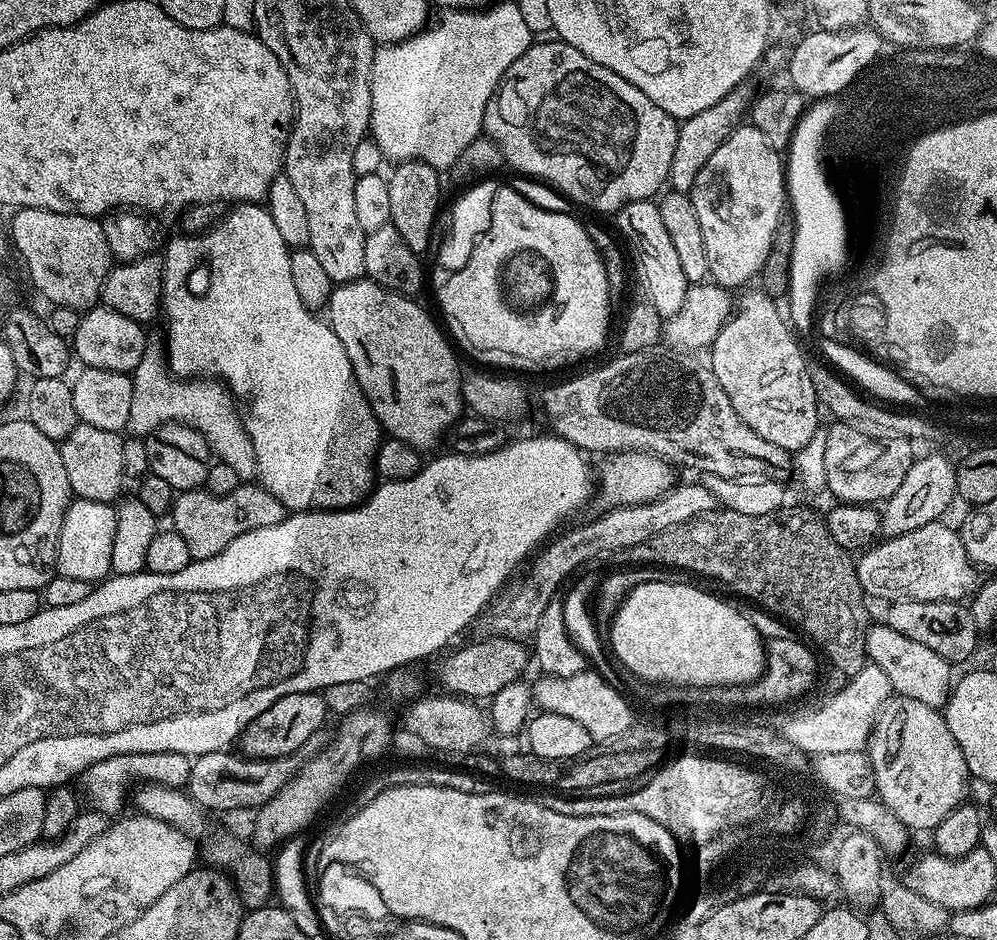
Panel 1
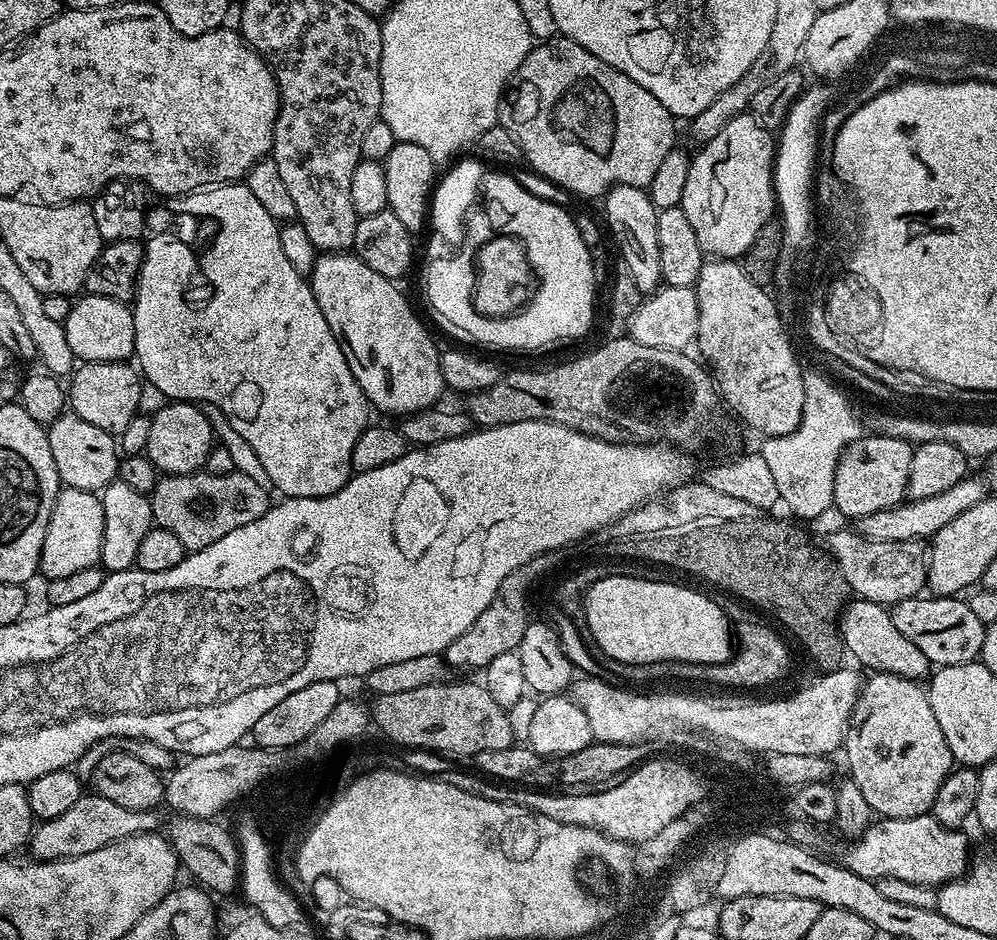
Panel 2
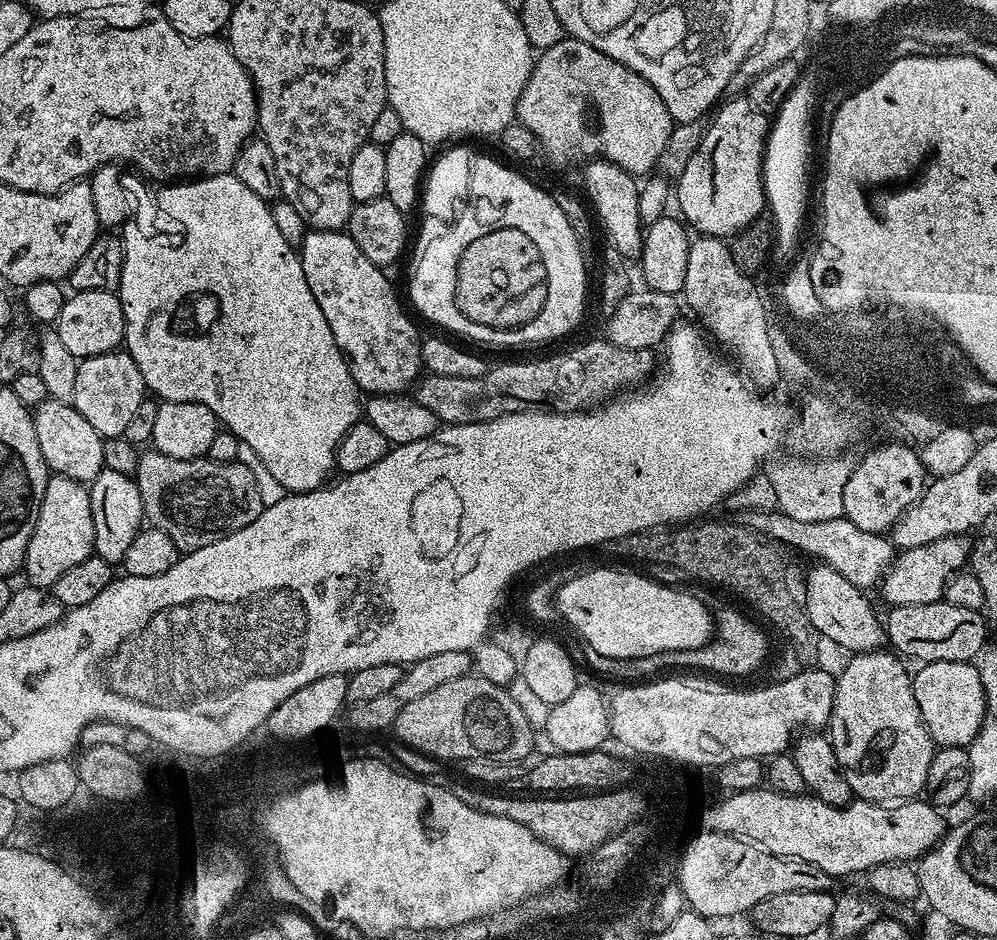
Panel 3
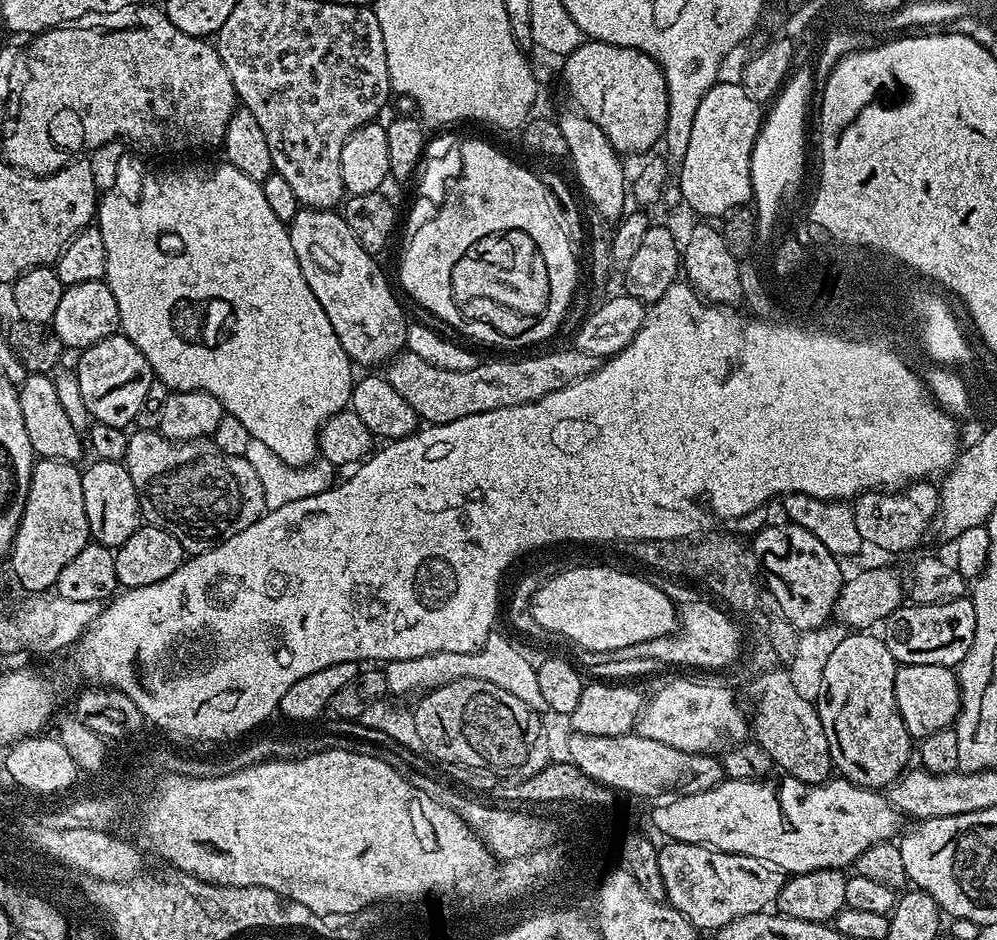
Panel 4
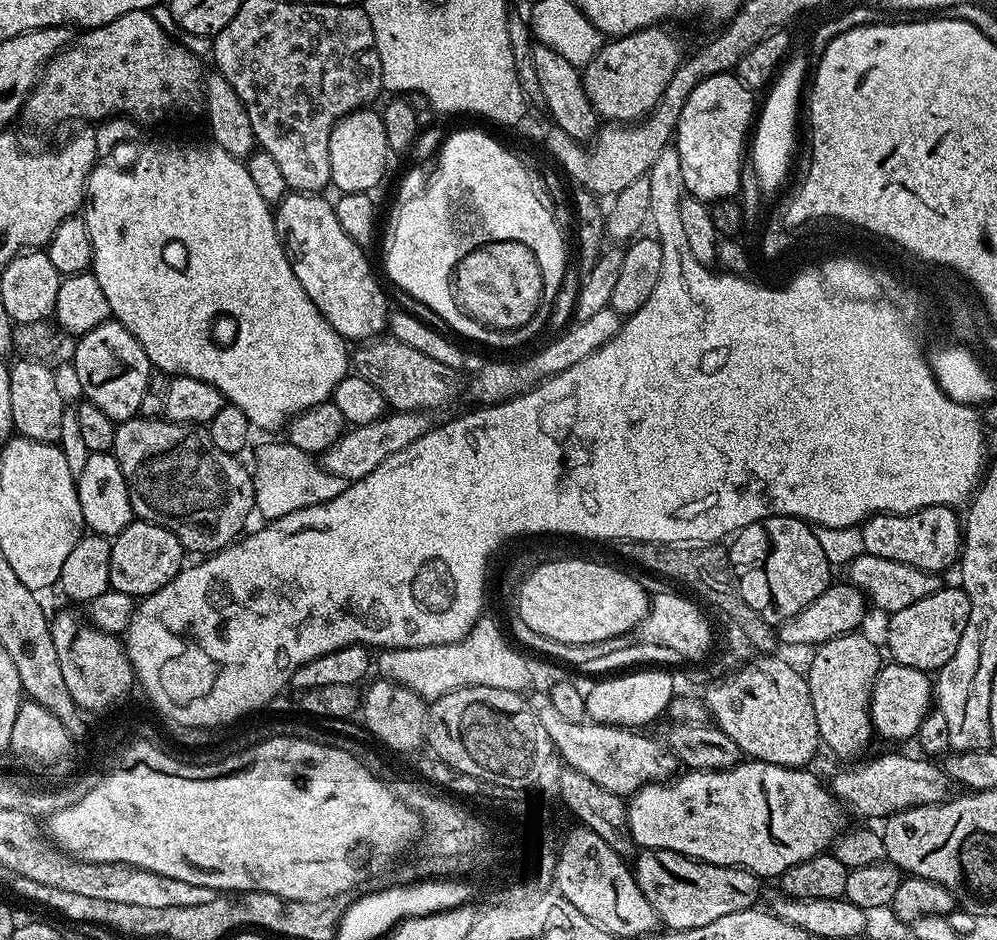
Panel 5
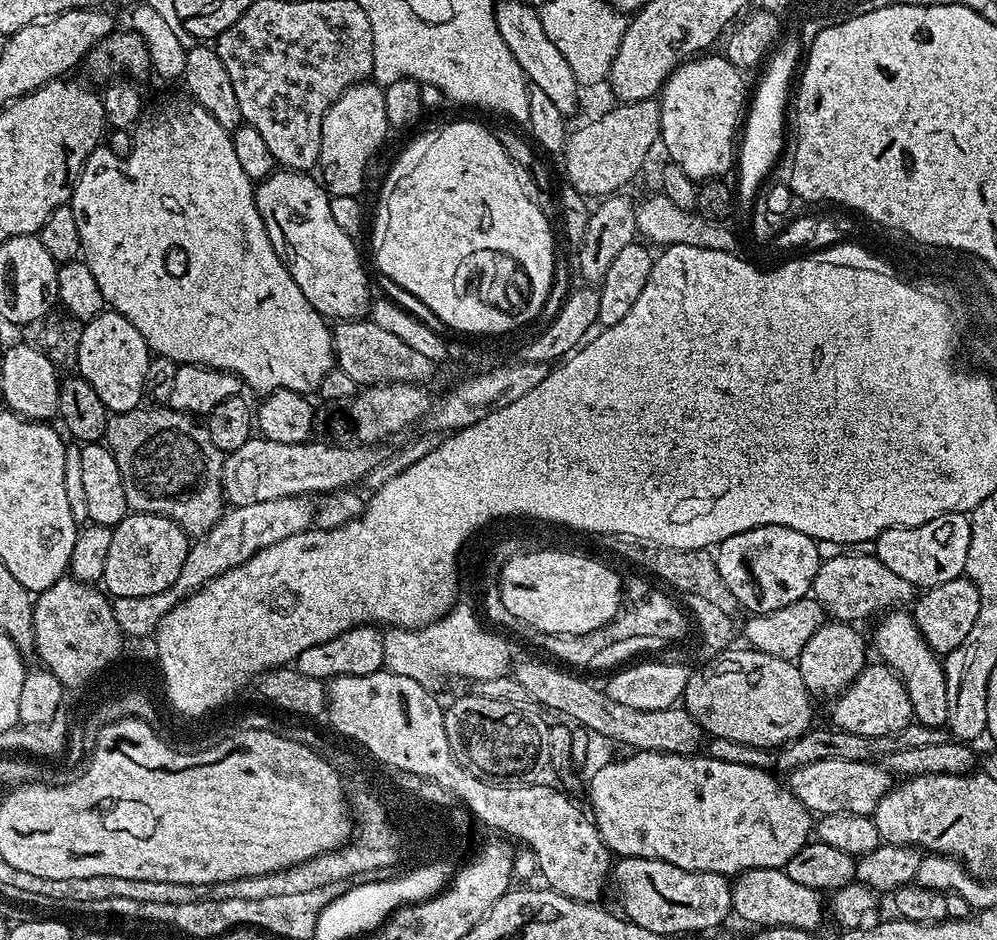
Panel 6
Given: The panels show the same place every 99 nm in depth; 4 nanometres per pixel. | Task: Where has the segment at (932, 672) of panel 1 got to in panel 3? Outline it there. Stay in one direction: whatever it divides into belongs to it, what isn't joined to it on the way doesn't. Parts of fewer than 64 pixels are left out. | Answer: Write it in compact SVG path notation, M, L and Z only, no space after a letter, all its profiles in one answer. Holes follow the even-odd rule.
M819 562L811 565L808 577L804 580L804 600L802 596L802 607L805 616L813 626L813 629L821 637L838 642L848 652L875 652L883 649L886 644L886 628L876 617L872 604L867 600L861 589L855 588L838 570Z

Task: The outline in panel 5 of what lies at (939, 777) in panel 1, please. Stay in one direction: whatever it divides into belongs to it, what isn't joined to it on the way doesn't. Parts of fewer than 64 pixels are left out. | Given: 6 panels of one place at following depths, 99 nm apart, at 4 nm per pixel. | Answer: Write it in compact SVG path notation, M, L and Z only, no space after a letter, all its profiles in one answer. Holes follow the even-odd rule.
M859 631L847 632L845 636L819 645L806 671L823 747L841 756L844 762L859 761L874 739L870 693L881 670L882 659L875 642L860 635Z

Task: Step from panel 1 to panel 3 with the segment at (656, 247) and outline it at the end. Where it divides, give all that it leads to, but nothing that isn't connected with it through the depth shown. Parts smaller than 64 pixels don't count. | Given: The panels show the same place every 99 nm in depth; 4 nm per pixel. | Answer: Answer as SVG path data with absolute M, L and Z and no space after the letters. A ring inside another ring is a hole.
M599 158L590 160L583 167L584 188L588 191L587 203L594 209L594 216L599 227L600 224L604 227L604 232L608 235L613 250L616 251L613 253L620 258L639 257L640 247L644 245L644 228L638 214L640 190L637 177L631 172L622 170L618 165ZM594 207L596 207L596 212Z

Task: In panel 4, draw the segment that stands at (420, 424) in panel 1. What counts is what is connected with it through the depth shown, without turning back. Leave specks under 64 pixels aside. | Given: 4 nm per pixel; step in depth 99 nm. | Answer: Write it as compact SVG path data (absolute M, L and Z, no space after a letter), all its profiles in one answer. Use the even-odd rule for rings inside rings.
M301 207L286 227L298 266L302 266L302 278L314 290L314 298L322 302L322 310L326 310L326 318L330 318L330 326L334 326L334 334L353 365L384 366L405 351L409 321L404 320L404 308L376 265L377 257L358 246L358 238L346 226L343 215L326 208Z

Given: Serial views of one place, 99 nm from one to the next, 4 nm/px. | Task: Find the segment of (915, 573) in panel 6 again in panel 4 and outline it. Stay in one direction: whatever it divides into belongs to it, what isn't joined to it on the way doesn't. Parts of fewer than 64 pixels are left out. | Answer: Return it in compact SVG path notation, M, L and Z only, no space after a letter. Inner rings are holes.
M916 482L907 492L908 500L903 500L900 494L889 494L884 490L862 492L855 497L851 505L854 526L858 526L858 534L862 534L865 545L873 544L884 552L904 552L923 538L928 523L937 519L940 510L937 485L932 482Z

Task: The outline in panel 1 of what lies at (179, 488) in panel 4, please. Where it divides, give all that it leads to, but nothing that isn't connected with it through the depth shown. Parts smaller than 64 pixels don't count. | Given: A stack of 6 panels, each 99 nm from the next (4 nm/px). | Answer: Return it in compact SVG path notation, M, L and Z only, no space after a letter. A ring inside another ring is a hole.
M241 482L234 490L221 496L207 490L189 490L179 493L173 500L170 513L171 527L178 534L182 534L193 560L214 558L214 554L226 550L226 546L230 546L234 538L250 530L274 526L284 520L284 504L275 500L257 483L251 483Z

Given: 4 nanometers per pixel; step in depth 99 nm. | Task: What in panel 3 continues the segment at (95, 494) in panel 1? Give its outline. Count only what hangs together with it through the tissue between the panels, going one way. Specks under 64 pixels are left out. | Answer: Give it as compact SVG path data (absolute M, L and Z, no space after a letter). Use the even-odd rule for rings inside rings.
M47 398L34 408L32 421L34 422L34 434L38 434L38 446L42 450L42 458L46 462L49 473L74 478L78 482L91 485L92 480L98 478L98 474L104 471L105 437L100 436L98 430L94 430L94 426L90 426L90 422L82 418L82 414L78 414L78 410L71 402Z

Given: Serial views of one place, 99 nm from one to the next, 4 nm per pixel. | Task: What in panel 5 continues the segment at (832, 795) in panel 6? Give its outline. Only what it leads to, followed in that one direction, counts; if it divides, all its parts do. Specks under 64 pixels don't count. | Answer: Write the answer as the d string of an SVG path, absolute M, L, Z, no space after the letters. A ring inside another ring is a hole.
M888 752L866 764L856 762L851 766L844 766L844 769L830 780L830 787L841 804L851 811L853 808L860 816L869 816L872 820L878 819L877 821L914 806L943 804L953 791L952 779L944 775L943 767L931 759L916 756L907 756L904 752Z

